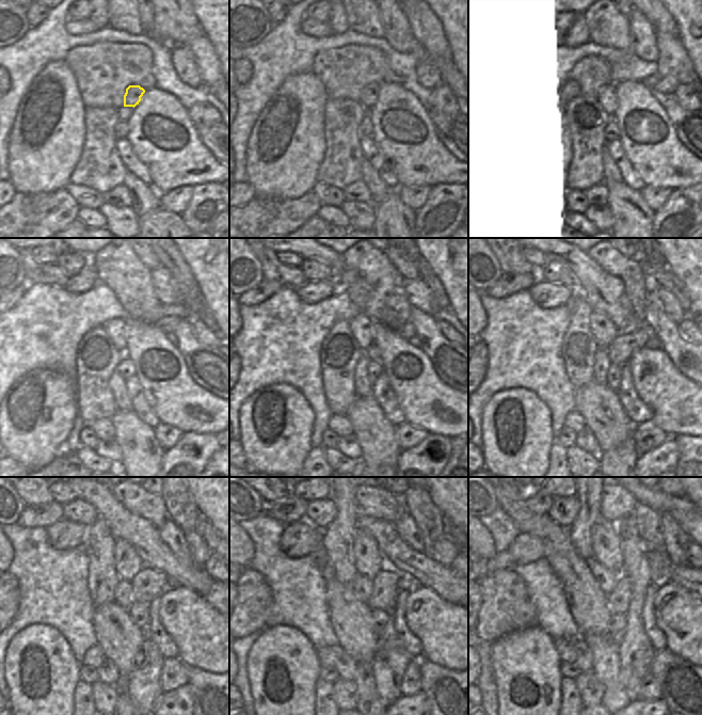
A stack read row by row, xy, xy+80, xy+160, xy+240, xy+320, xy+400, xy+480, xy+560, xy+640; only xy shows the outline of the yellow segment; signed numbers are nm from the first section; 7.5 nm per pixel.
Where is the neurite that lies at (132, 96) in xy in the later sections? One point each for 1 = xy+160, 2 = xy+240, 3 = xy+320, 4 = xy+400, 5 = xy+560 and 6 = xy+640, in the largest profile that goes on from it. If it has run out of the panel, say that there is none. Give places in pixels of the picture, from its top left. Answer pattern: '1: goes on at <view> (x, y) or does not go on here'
1: goes on at xy+160 (607, 95)
2: goes on at xy+240 (116, 329)
3: goes on at xy+320 (362, 327)
4: goes on at xy+400 (604, 331)
5: goes on at xy+560 (369, 560)
6: goes on at xy+640 (605, 540)

